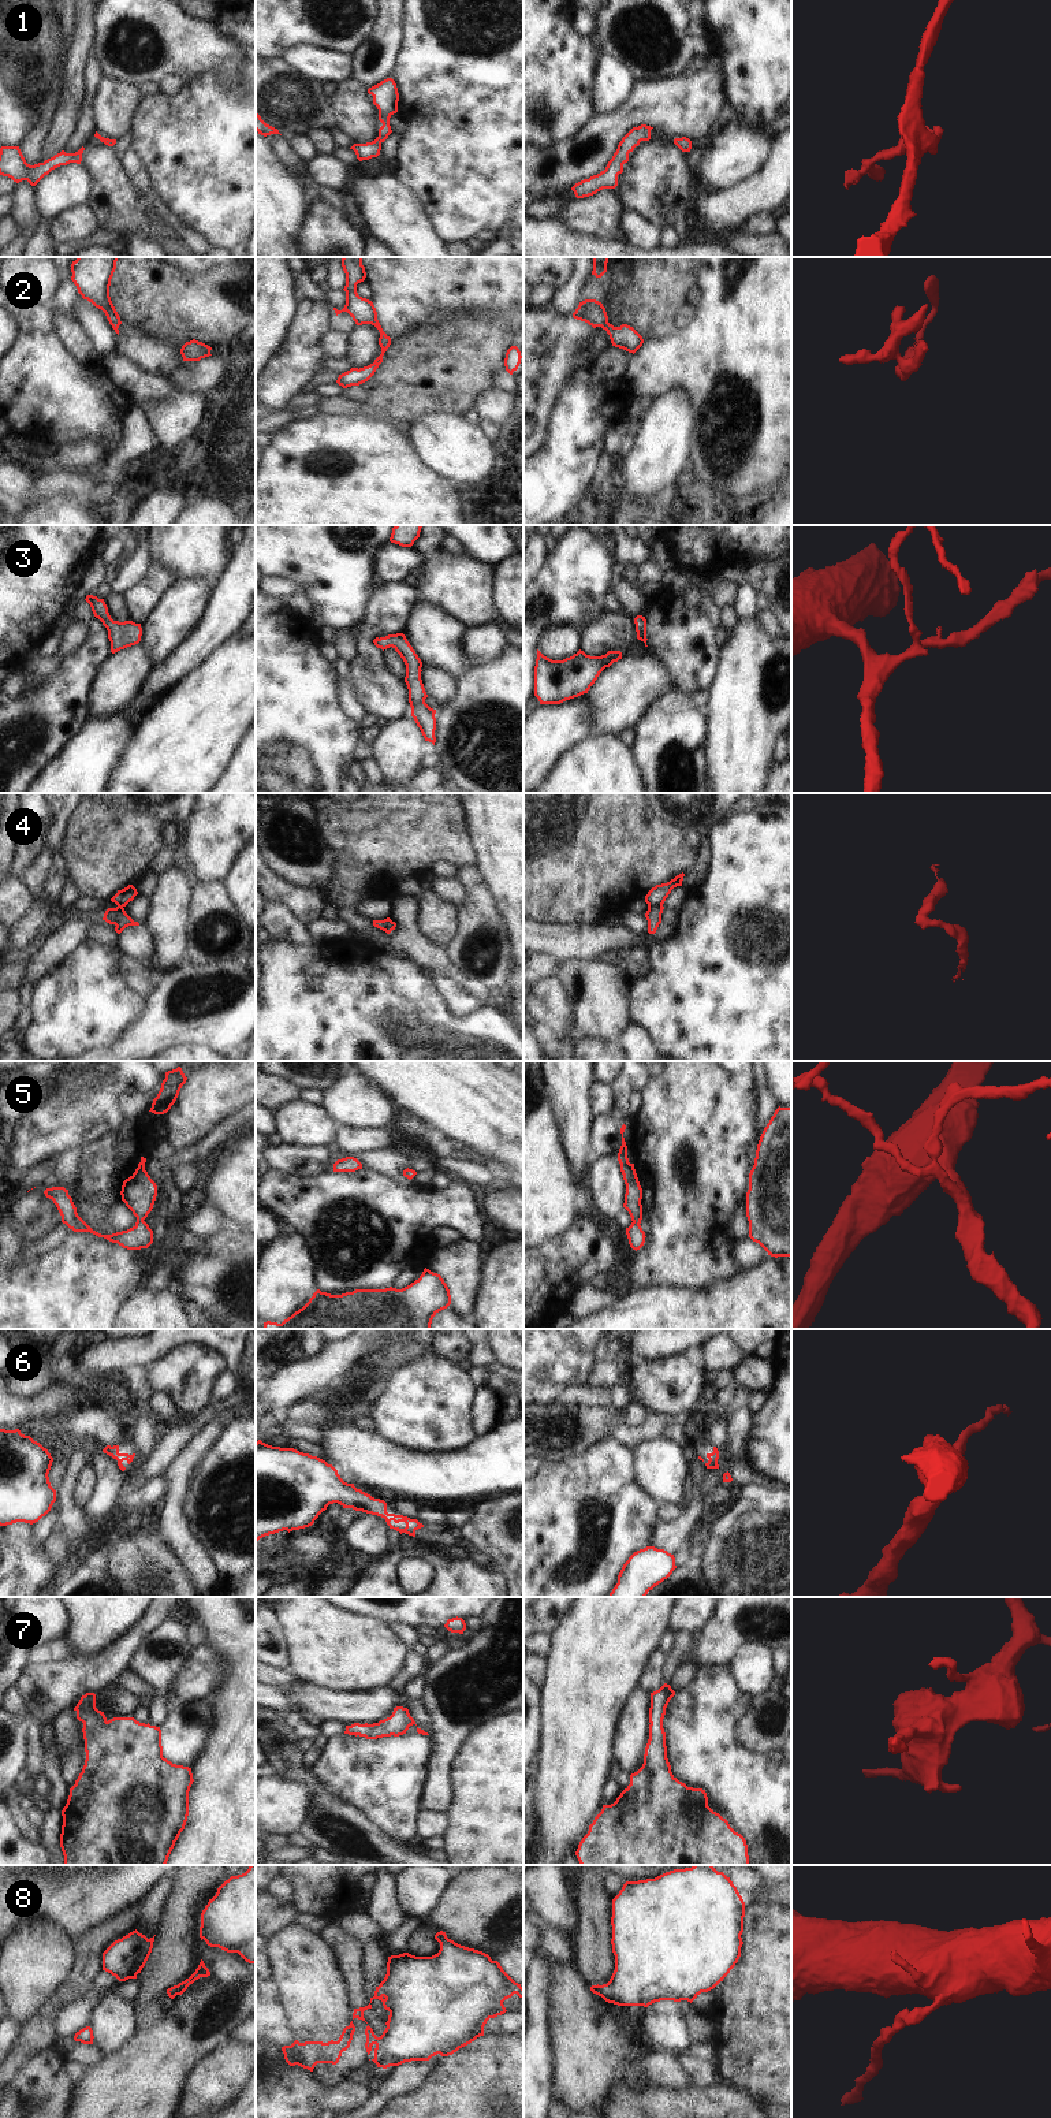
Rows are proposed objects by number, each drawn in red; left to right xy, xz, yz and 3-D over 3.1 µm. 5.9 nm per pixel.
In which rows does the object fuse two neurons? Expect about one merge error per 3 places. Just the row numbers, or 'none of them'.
4

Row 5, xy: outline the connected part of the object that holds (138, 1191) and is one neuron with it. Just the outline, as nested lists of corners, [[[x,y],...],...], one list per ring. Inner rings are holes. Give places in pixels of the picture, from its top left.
[[[141,1157],[141,1162],[135,1172],[123,1181],[122,1201],[137,1217],[133,1228],[112,1235],[101,1235],[93,1231],[77,1213],[72,1198],[64,1187],[52,1187],[44,1191],[45,1196],[52,1199],[56,1205],[62,1222],[74,1232],[90,1232],[98,1237],[104,1237],[112,1243],[118,1243],[127,1250],[148,1248],[153,1243],[153,1231],[144,1221],[152,1211],[156,1196],[157,1185],[145,1170],[146,1158]]]

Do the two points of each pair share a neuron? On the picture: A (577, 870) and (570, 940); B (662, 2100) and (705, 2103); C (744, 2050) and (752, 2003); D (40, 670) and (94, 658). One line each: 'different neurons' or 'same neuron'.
A: different neurons
B: same neuron
C: same neuron
D: different neurons

